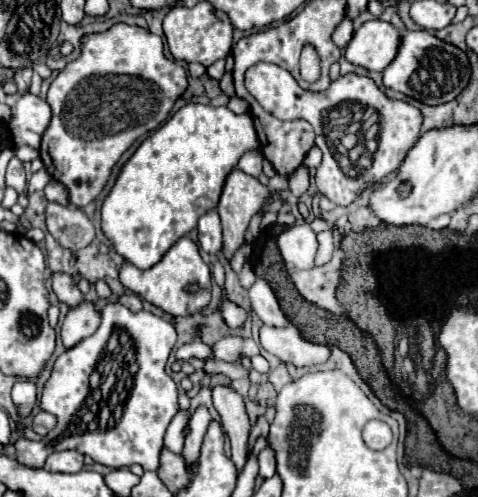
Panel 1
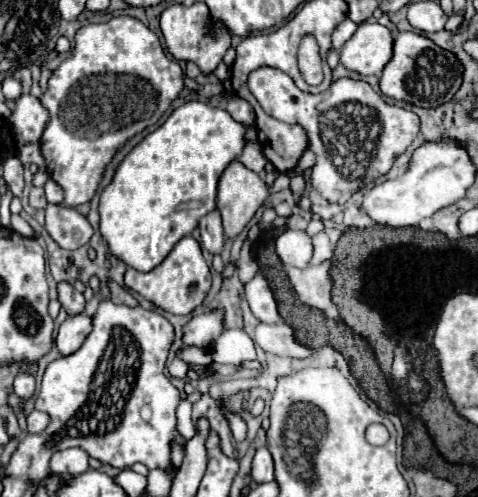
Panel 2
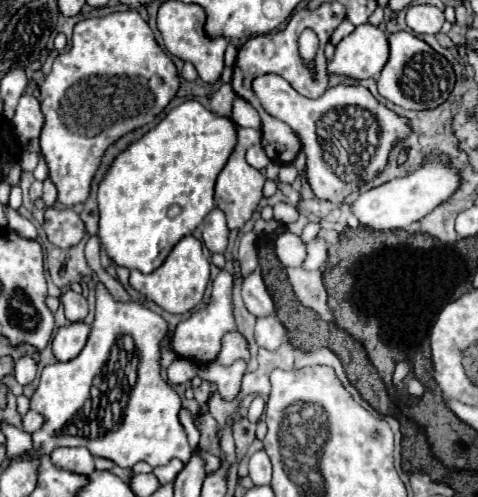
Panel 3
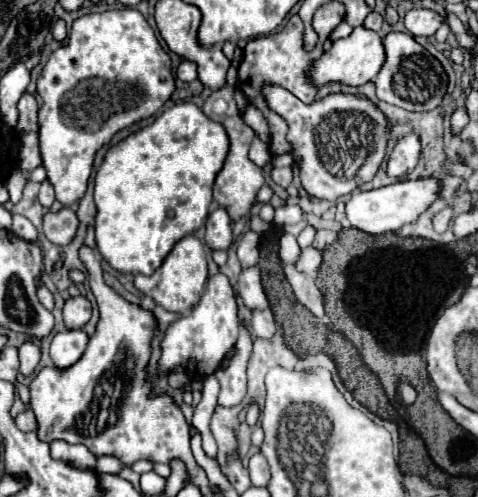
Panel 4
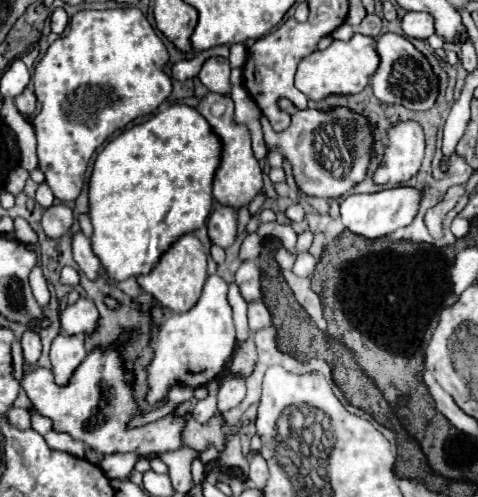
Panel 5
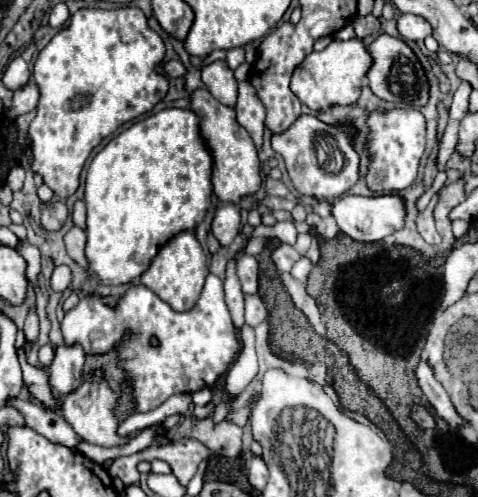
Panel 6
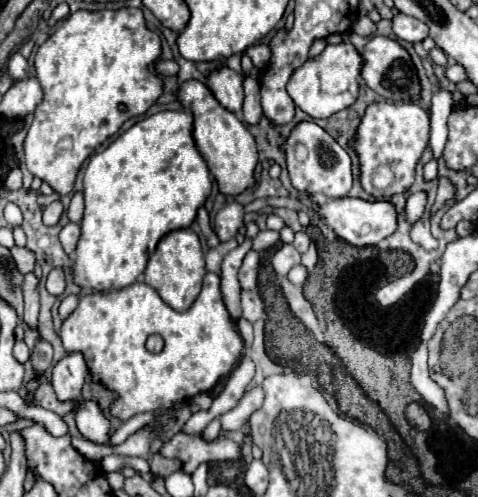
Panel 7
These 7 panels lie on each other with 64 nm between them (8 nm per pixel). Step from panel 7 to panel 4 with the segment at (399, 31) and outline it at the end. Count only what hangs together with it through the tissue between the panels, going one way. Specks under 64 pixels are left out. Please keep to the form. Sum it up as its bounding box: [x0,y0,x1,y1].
[404,8,442,38]

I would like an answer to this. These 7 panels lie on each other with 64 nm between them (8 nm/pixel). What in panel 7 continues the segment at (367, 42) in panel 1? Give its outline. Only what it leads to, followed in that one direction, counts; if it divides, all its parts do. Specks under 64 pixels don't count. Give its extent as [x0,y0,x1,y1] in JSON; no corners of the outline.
[286,42,362,120]

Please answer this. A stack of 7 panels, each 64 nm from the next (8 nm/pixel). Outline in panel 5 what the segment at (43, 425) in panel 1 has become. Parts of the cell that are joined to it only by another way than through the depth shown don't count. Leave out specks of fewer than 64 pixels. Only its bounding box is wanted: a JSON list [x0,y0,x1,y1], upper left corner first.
[6,406,30,430]

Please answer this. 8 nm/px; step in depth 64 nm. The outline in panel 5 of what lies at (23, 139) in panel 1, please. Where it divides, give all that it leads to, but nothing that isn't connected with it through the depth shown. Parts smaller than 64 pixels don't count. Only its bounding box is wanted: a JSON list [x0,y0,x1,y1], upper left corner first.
[14,88,36,114]

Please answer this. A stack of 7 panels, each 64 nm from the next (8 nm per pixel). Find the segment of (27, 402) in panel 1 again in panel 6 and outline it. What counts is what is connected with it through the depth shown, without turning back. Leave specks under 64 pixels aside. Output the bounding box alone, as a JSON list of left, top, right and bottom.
[24,308,38,342]

